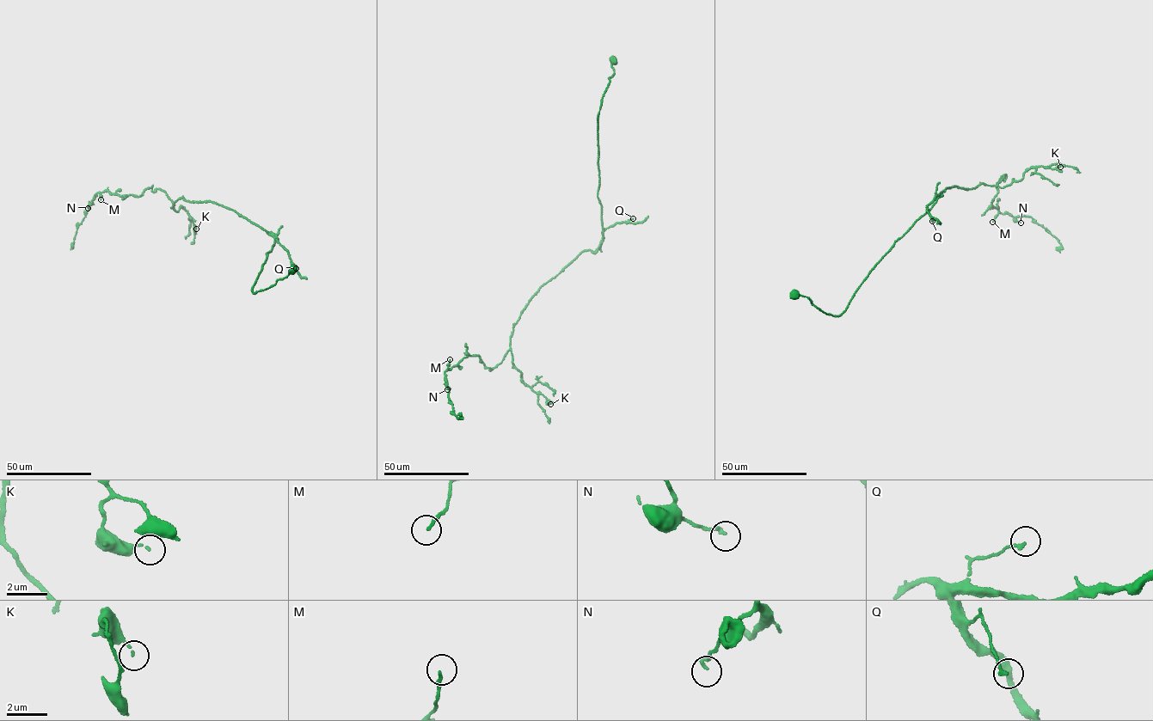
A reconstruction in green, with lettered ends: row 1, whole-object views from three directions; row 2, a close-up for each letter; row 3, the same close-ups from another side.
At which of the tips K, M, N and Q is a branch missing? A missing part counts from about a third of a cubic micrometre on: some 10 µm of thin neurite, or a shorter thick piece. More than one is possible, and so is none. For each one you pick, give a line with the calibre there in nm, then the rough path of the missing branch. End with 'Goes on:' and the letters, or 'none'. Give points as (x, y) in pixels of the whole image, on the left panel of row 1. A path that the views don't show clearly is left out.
Goes on: none

